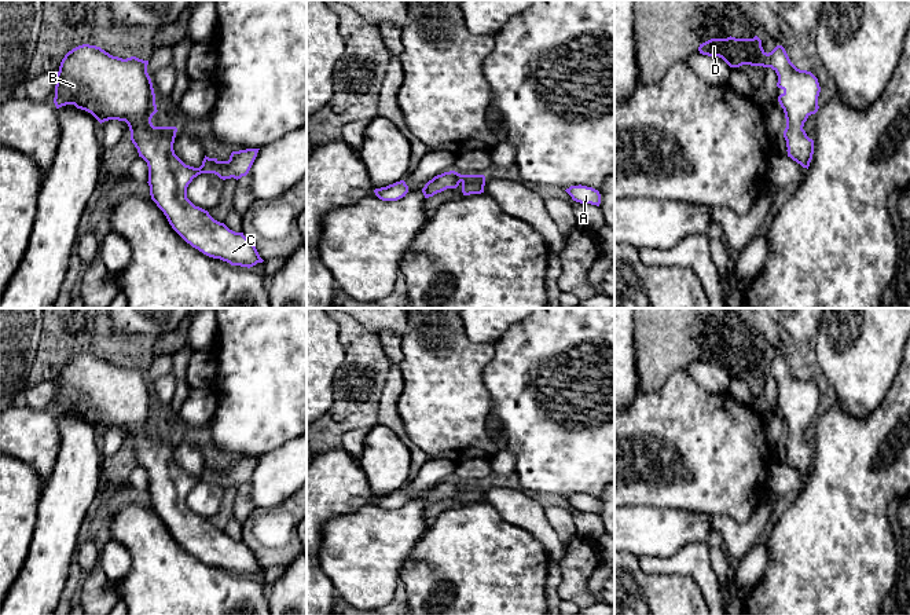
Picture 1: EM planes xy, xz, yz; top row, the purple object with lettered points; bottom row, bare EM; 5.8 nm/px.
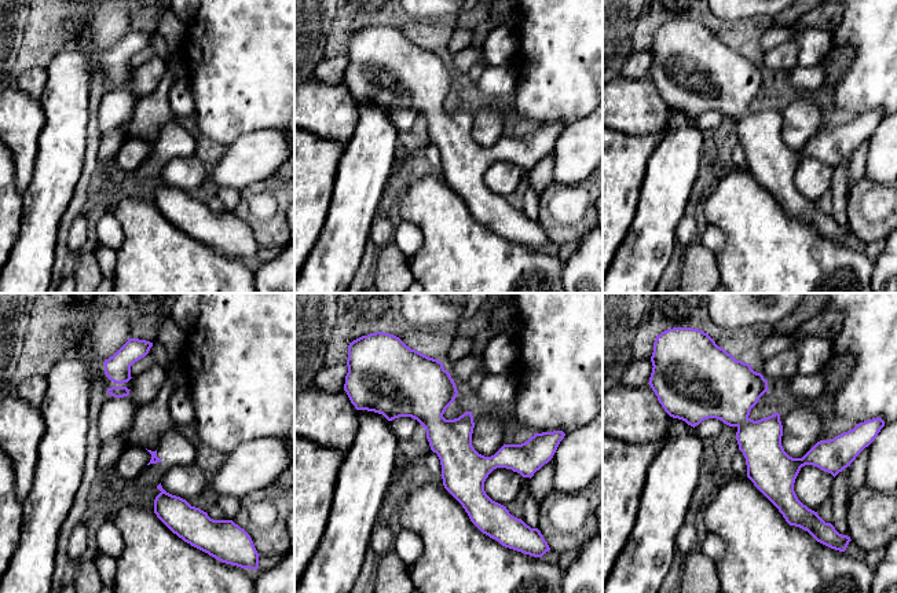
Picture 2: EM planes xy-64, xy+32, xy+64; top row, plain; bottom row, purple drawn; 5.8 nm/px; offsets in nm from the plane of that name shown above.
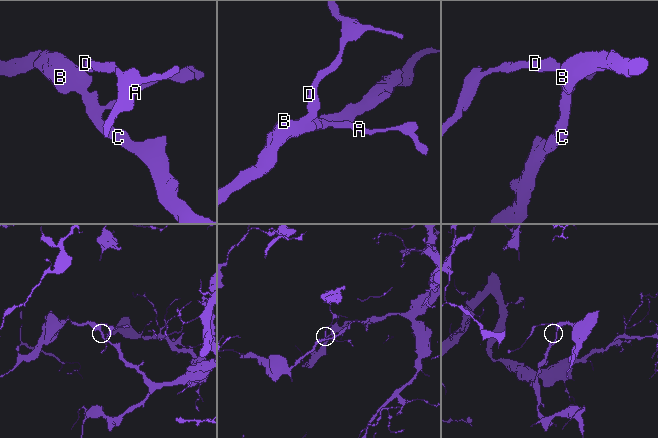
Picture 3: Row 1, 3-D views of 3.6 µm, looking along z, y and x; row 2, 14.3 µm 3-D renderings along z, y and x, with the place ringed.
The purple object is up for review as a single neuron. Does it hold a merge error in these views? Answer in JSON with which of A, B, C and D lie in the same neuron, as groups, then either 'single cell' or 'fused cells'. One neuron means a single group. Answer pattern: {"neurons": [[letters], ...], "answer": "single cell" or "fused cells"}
{"neurons": [["A", "B", "C", "D"]], "answer": "single cell"}

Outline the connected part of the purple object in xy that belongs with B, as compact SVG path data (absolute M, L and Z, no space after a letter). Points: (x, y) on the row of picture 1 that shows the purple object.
M82 44L69 51L60 62L56 74L56 109L74 105L91 113L100 124L109 120L125 121L131 131L131 140L148 166L148 186L151 199L164 212L172 228L192 248L203 255L220 259L231 266L253 267L264 260L256 246L243 235L214 220L208 211L195 206L187 198L187 187L201 173L214 173L220 179L241 179L246 176L260 149L232 151L228 161L219 161L205 155L202 165L186 165L173 150L176 127L154 127L153 116L158 111L151 78L147 73L148 61L131 56L113 56L100 47Z

